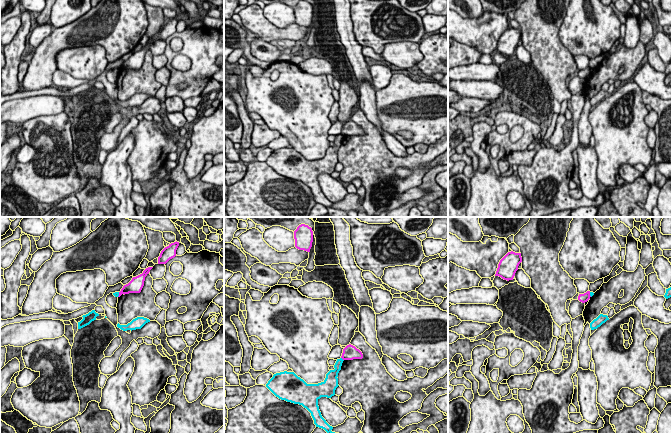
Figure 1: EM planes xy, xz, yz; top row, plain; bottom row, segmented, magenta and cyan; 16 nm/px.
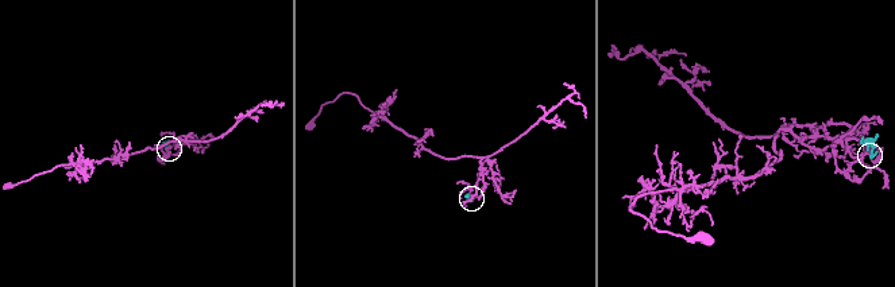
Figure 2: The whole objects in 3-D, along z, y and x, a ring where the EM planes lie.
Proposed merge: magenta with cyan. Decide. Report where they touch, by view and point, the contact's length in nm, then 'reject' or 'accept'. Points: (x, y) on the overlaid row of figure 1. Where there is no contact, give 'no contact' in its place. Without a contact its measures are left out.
xz (342, 358) | 70 nm | reject

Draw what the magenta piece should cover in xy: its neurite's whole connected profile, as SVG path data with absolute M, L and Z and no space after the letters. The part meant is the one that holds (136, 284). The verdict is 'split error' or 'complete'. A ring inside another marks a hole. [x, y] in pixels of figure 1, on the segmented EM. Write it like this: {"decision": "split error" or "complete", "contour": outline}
{"decision": "complete", "contour": "M148 267L143 271L142 274L136 277L133 277L132 280L128 284L123 286L123 288L119 292L118 297L120 297L122 294L125 295L129 293L140 293L144 286L145 277L149 274L152 268L153 267Z"}

